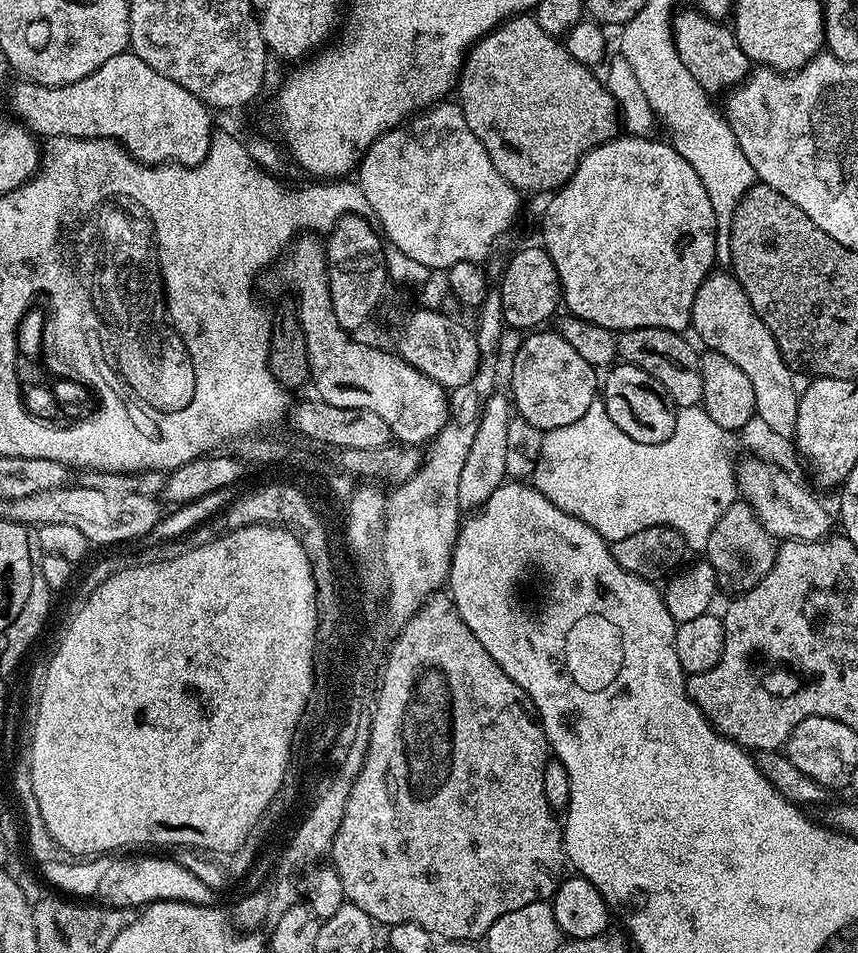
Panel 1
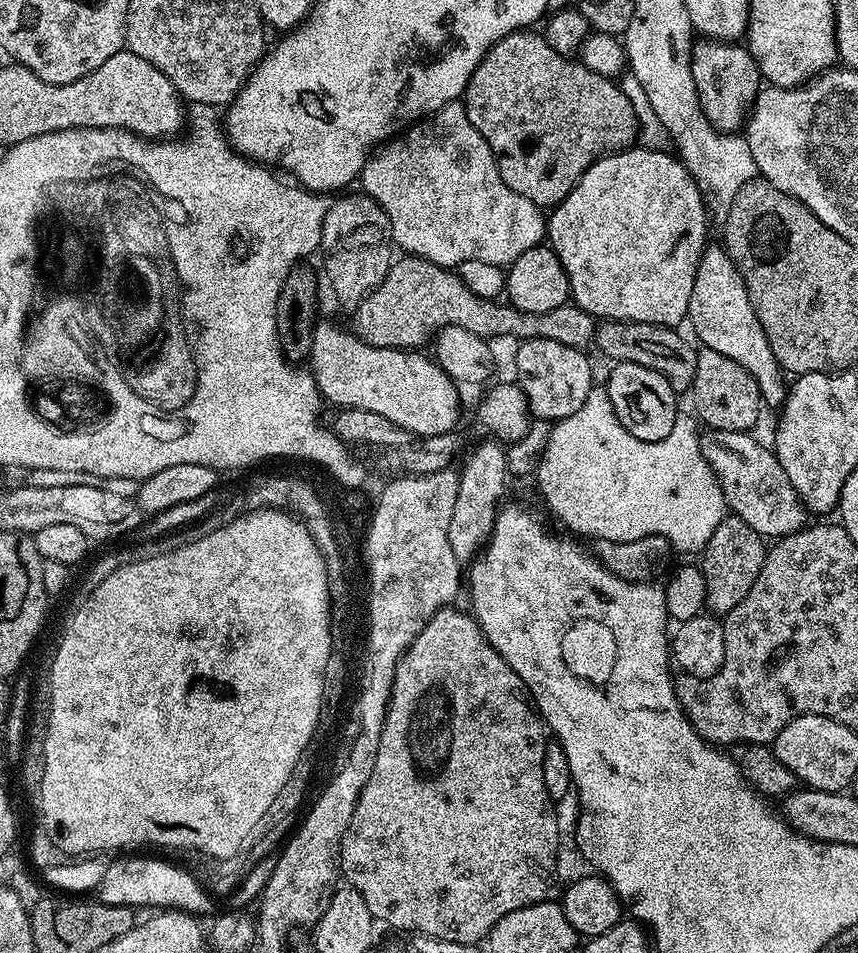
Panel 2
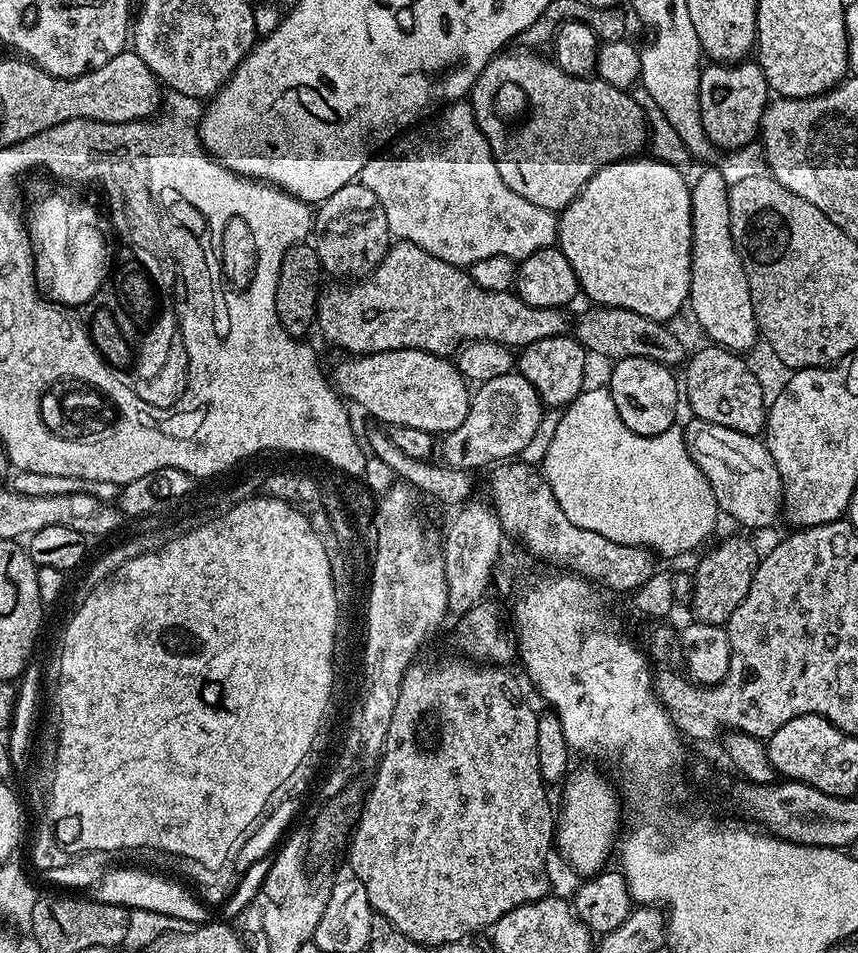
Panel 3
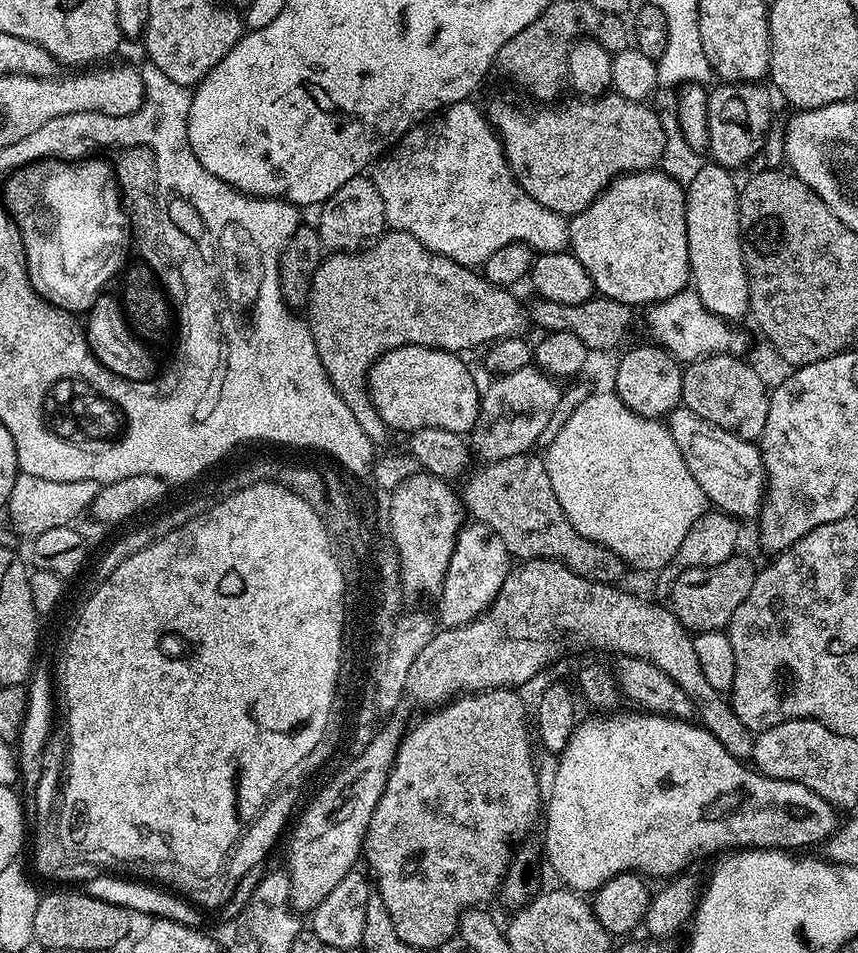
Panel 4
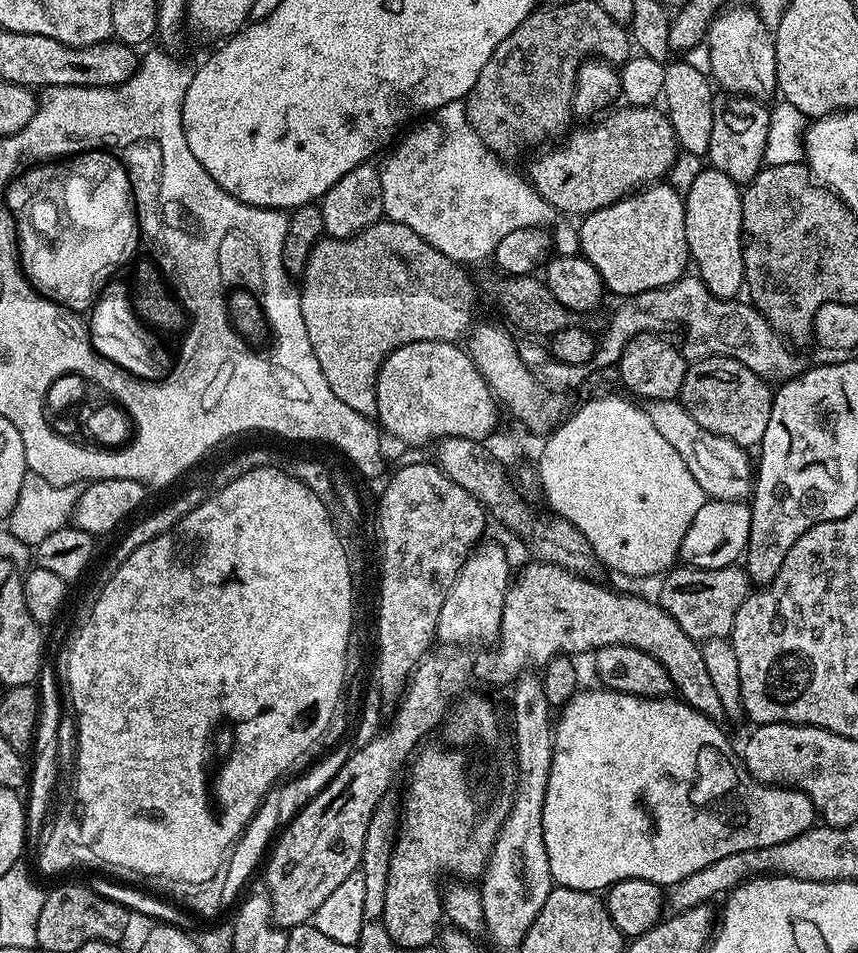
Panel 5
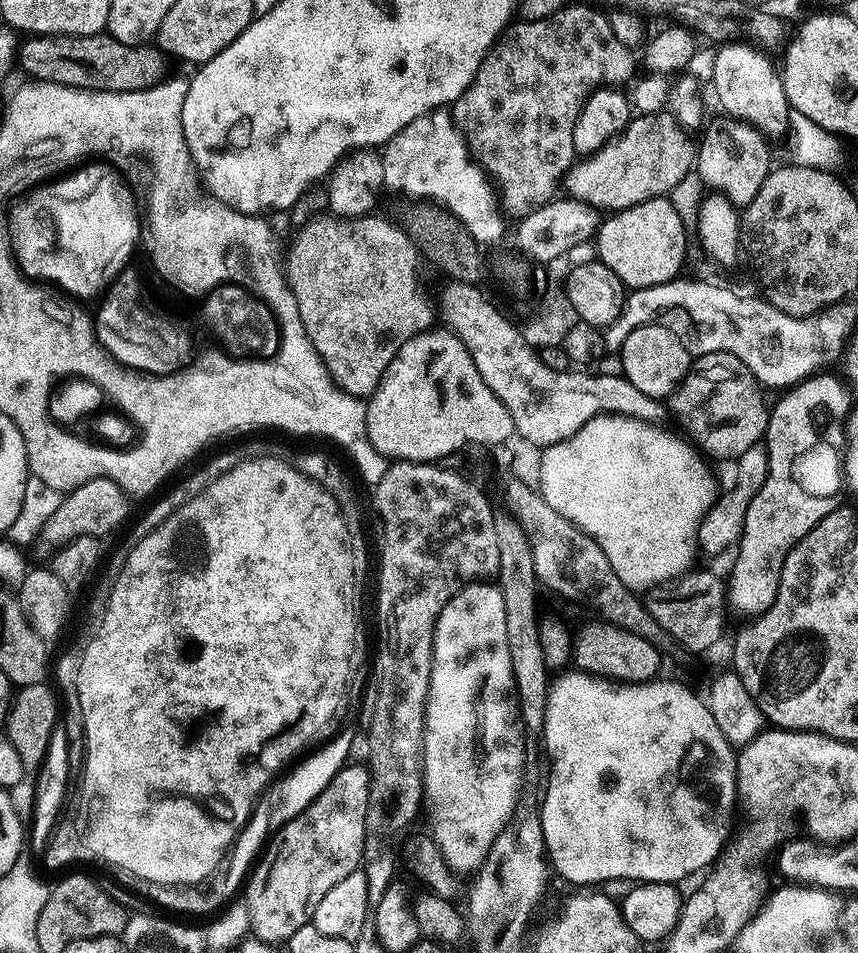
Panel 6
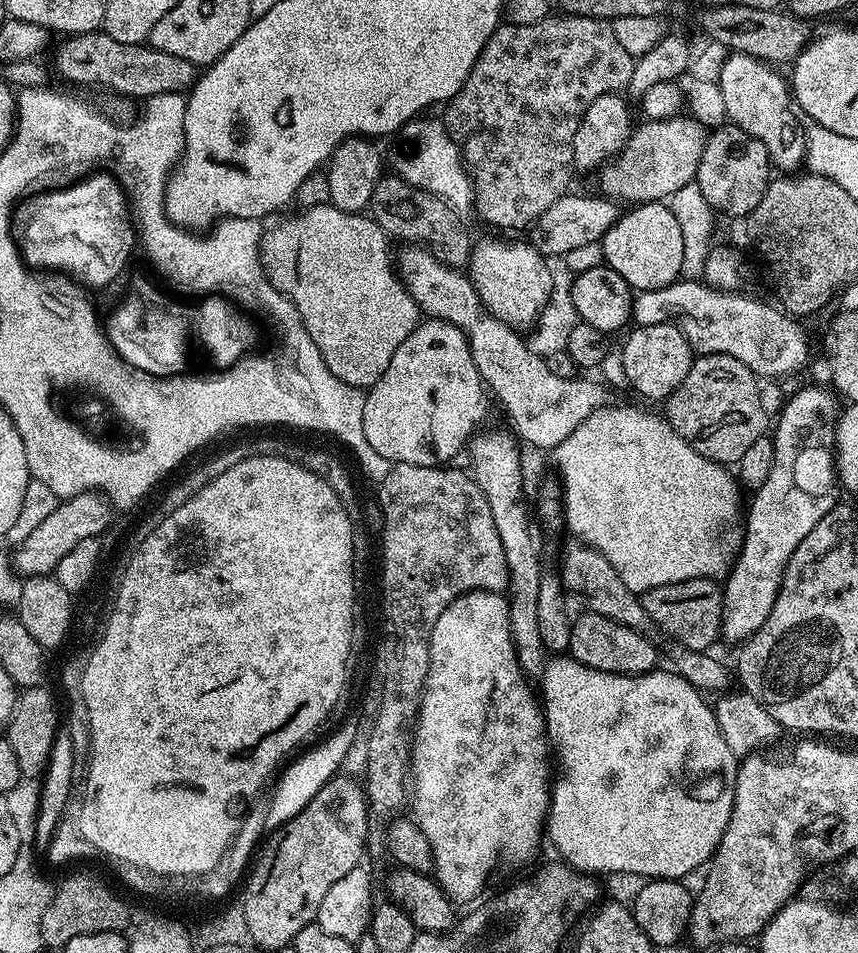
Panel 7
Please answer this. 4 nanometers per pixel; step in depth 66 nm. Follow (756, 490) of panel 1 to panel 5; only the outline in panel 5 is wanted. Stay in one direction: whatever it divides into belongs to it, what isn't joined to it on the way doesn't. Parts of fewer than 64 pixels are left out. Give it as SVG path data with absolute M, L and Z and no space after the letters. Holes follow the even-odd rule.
M679 399L647 401L646 411L654 430L678 450L678 458L686 462L686 470L694 474L694 482L702 486L708 500L722 502L747 501L754 487L754 464L748 461L749 453L728 438L718 434L710 434L710 430L702 430L694 418L690 418L687 410L680 405Z

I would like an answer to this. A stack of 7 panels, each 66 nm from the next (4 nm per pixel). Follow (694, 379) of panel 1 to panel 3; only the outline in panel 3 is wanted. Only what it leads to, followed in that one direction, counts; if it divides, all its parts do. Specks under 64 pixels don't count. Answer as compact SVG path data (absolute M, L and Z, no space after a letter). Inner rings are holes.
M592 306L589 309L589 312L582 313L574 320L574 335L584 347L584 351L593 357L605 356L608 362L622 358L650 358L654 362L669 366L685 363L684 344L668 329L671 327L667 323L651 320L642 314L634 314L634 310L599 306Z

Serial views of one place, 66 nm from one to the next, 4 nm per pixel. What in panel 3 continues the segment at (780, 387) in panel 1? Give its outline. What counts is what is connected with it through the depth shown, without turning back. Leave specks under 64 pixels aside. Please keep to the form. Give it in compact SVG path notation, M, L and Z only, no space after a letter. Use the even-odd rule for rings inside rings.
M717 167L704 171L691 183L691 284L688 291L688 308L699 326L715 345L737 354L747 353L759 341L759 328L753 314L753 299L750 298L749 282L742 270L733 238L730 234L729 185Z

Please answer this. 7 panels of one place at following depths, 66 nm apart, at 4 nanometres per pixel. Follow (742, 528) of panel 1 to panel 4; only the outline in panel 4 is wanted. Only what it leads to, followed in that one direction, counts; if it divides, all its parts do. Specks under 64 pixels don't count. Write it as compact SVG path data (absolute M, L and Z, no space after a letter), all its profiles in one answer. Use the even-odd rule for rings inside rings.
M735 554L716 566L692 568L681 571L672 584L670 607L682 626L689 632L719 632L727 629L734 618L734 610L742 606L742 598L750 594L750 586L754 586L757 565L752 565L746 557Z

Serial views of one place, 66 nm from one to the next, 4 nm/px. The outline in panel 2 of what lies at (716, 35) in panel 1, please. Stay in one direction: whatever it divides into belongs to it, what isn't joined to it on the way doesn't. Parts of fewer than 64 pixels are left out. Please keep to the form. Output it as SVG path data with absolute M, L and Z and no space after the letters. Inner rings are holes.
M697 39L692 45L692 77L694 86L698 90L698 102L702 106L702 114L706 114L710 126L714 126L718 132L739 133L745 127L748 113L762 87L760 68L756 65L756 59L748 53L747 47L740 42Z

